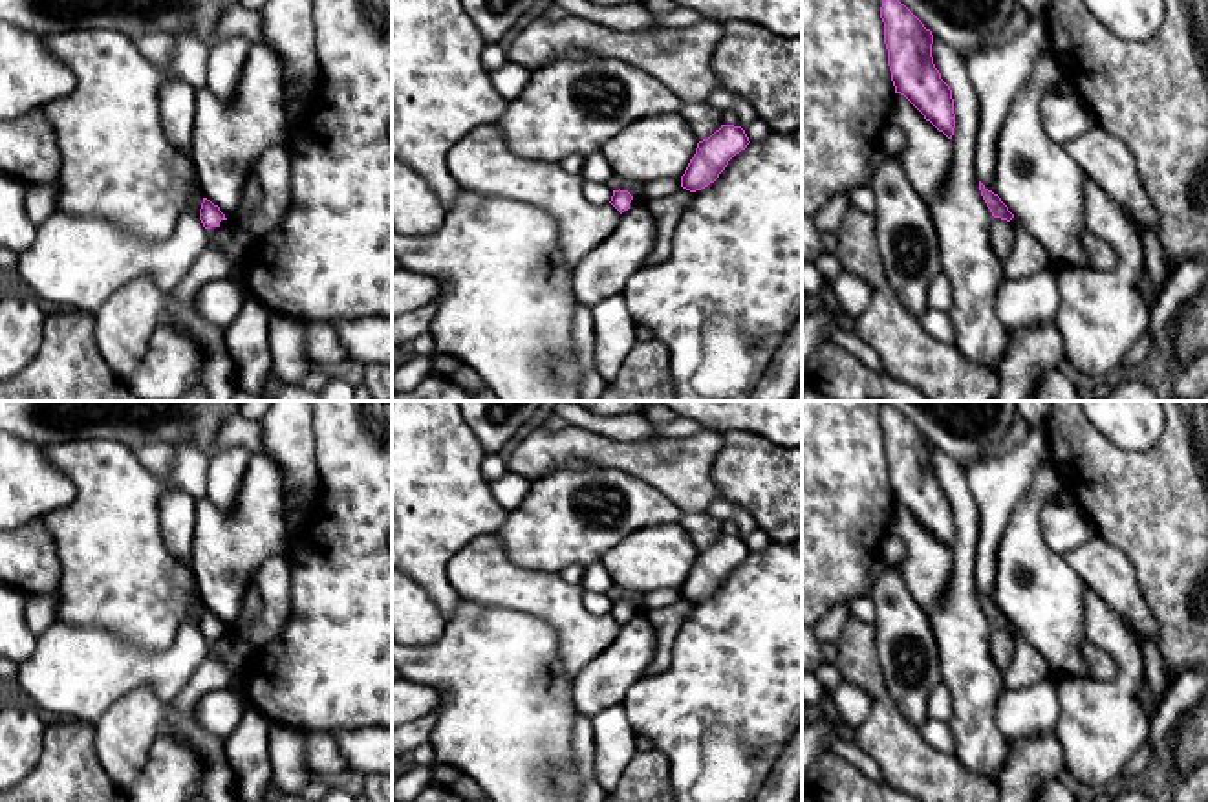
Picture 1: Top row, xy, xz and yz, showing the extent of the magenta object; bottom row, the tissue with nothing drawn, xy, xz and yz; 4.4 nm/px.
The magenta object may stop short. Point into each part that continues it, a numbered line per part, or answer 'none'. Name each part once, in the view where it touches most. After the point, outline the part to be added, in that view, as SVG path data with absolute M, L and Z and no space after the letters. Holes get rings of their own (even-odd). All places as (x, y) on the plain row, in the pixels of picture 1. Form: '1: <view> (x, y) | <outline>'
1: xy (213, 674) | M221 630L218 637L207 639L205 659L179 696L165 703L159 725L159 734L168 732L179 740L189 740L203 754L203 780L198 795L205 802L236 802L234 775L225 758L225 742L203 729L194 718L196 705L203 696L227 690L240 677L240 672L216 656L216 643L227 632Z

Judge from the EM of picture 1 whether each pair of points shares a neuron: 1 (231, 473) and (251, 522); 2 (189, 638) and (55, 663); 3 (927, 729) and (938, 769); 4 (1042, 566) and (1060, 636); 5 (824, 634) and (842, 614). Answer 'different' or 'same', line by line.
1: different
2: same
3: different
4: same
5: same

